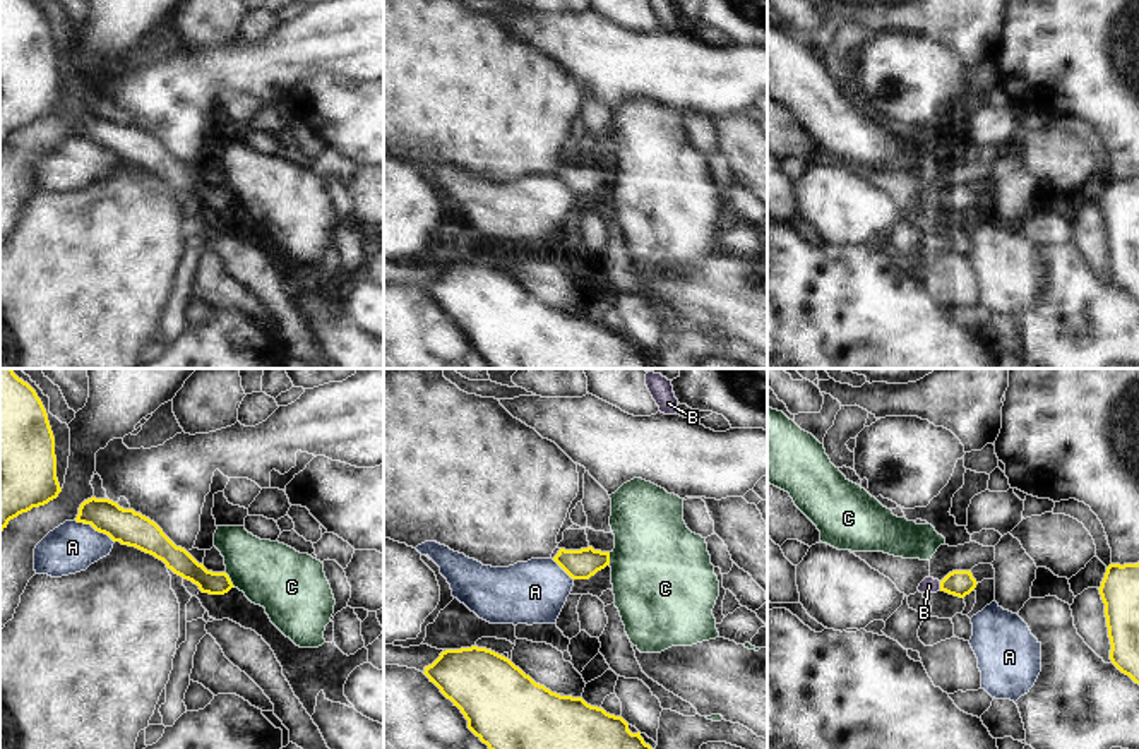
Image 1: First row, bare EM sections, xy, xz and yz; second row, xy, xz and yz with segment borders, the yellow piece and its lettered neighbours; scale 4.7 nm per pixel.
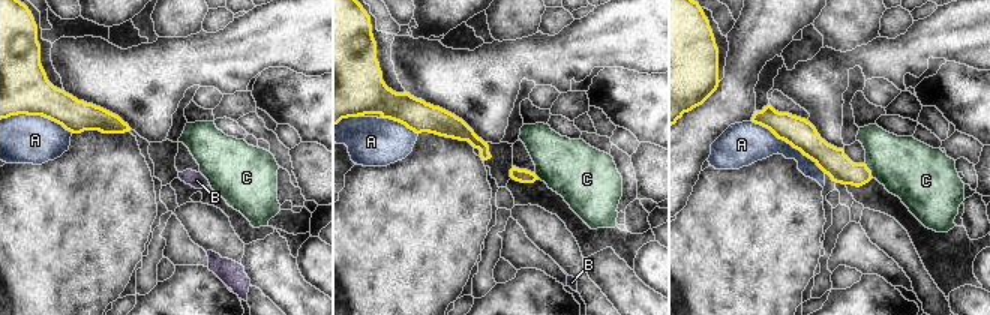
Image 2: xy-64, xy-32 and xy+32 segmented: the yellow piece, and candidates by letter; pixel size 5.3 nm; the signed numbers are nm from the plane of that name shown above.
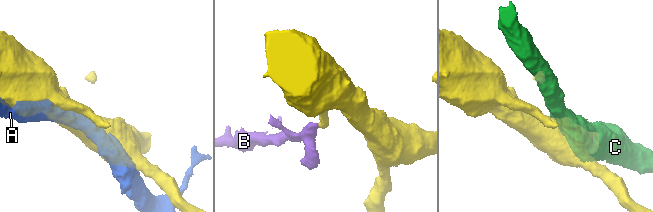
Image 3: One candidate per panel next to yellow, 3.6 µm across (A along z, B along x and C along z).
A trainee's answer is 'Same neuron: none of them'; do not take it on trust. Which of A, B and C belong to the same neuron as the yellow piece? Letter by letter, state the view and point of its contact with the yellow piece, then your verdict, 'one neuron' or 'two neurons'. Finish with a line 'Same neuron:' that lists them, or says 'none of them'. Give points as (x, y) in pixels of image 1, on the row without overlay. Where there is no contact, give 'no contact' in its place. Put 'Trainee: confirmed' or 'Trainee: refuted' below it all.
A: meets yellow in xy at (95, 144); two neurons
B: meets yellow in yz at (941, 203); one neuron
C: meets yellow in xy at (230, 196); two neurons
Same neuron: B
Trainee: refuted

